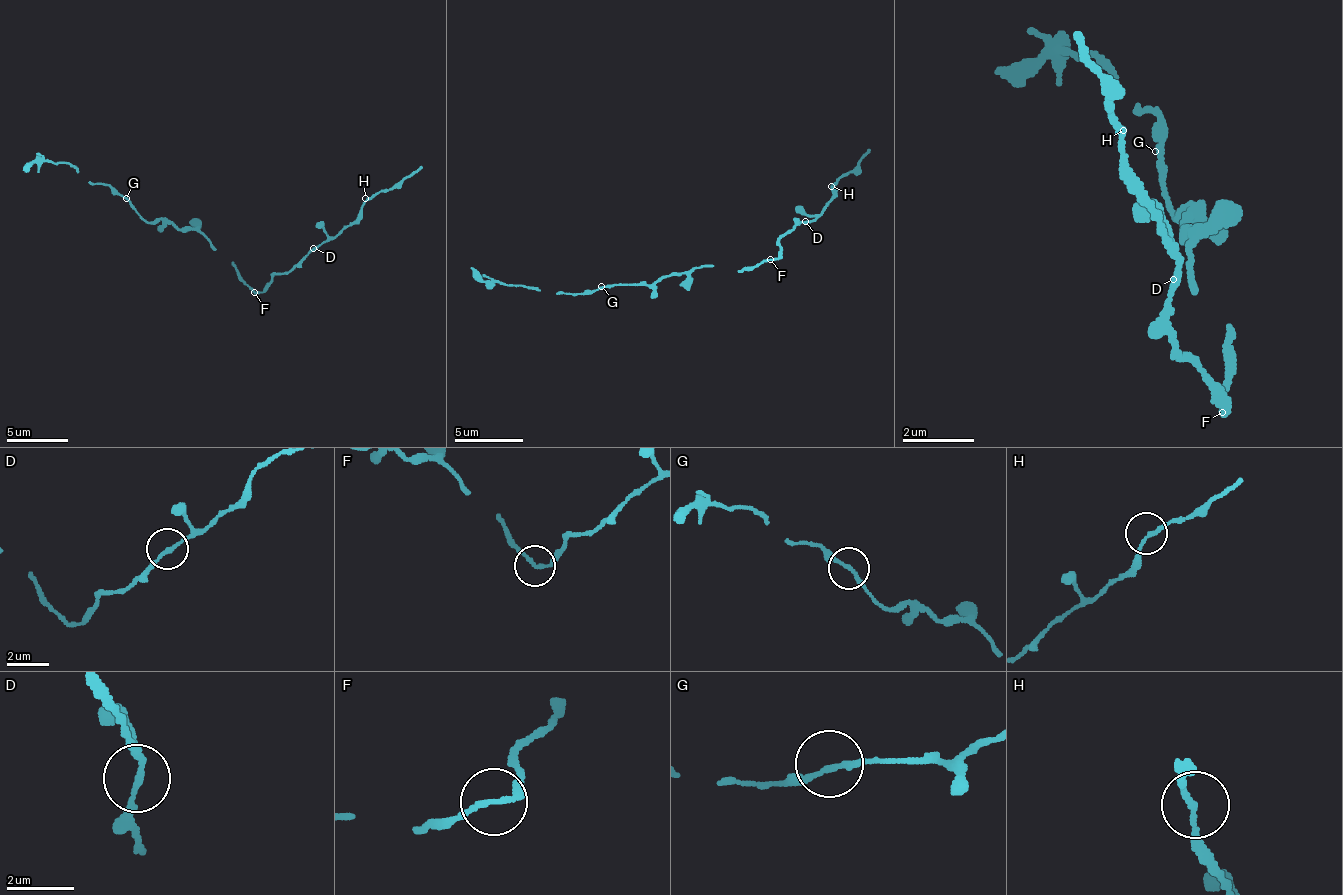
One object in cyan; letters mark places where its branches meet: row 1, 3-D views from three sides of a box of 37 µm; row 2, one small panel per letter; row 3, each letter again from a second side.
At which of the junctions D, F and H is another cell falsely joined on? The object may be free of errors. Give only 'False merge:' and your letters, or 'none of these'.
False merge: none of these

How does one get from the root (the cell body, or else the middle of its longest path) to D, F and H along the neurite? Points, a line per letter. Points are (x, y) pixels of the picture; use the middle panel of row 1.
D: (736, 271), (753, 271), (766, 260), (774, 260), (786, 234), (805, 221)
F: (736, 271), (753, 271), (771, 260)
H: (736, 271), (774, 260), (786, 234), (802, 221), (814, 222), (824, 209), (831, 186)

